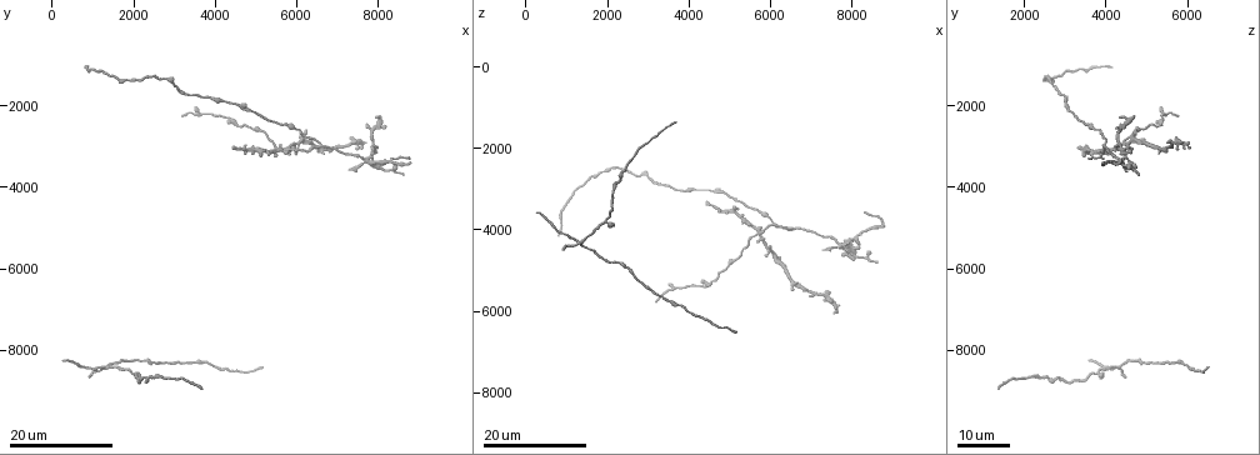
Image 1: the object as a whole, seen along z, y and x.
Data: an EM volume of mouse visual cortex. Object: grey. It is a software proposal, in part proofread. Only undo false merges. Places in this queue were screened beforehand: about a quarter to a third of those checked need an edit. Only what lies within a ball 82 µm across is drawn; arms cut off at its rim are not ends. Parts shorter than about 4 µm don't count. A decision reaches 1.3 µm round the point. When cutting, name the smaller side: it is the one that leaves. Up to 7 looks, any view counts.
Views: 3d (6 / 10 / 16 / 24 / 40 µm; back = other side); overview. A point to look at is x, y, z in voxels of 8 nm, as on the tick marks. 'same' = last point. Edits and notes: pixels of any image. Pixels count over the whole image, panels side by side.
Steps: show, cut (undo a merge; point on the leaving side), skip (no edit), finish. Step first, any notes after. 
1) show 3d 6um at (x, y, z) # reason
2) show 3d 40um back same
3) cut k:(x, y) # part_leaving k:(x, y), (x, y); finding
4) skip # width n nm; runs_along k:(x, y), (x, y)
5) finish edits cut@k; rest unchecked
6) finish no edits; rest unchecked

show 3d 16um at (7850, 3500, 4350)

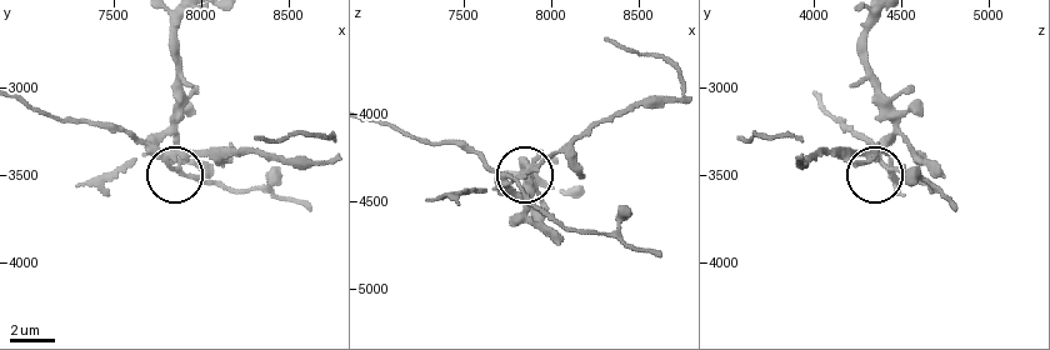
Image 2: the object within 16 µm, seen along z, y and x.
show 3d 10um at (7820, 3420, 4400) # closer look

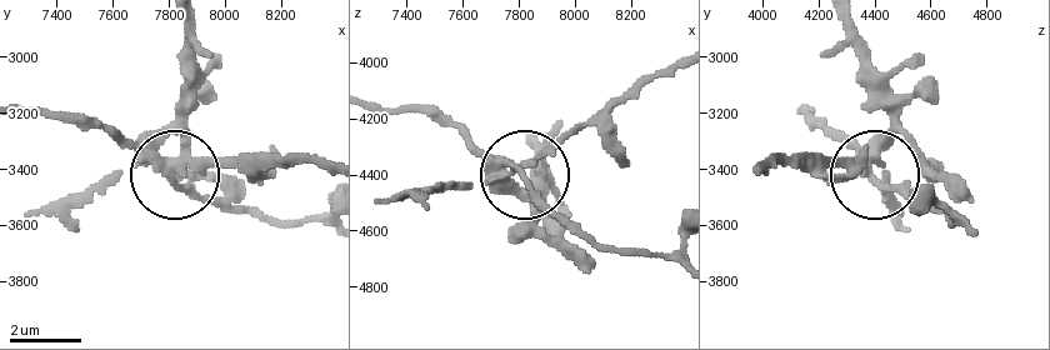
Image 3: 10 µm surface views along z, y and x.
cut 3:(208, 158) # part_leaving 3:(168, 164), (326, 164); a second neuron is stuck on

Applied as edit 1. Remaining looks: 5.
show 3d 24um at (5750, 2500, 3550) # thick turns thin

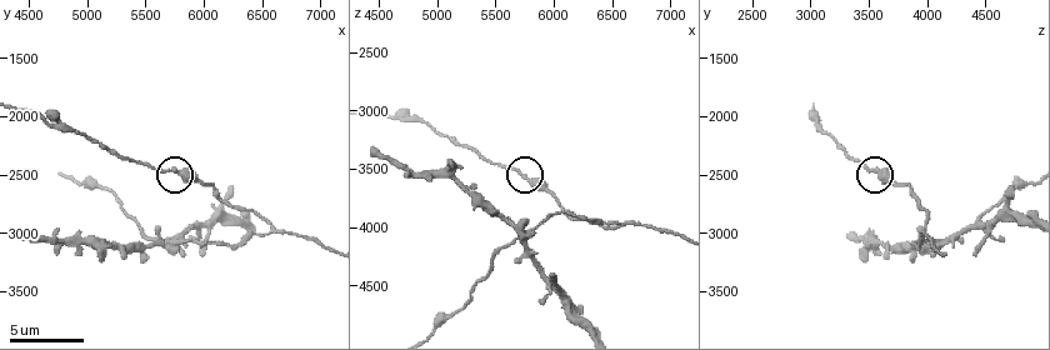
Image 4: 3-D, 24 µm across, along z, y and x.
show 3d 6um at (5720, 2460, 3540)

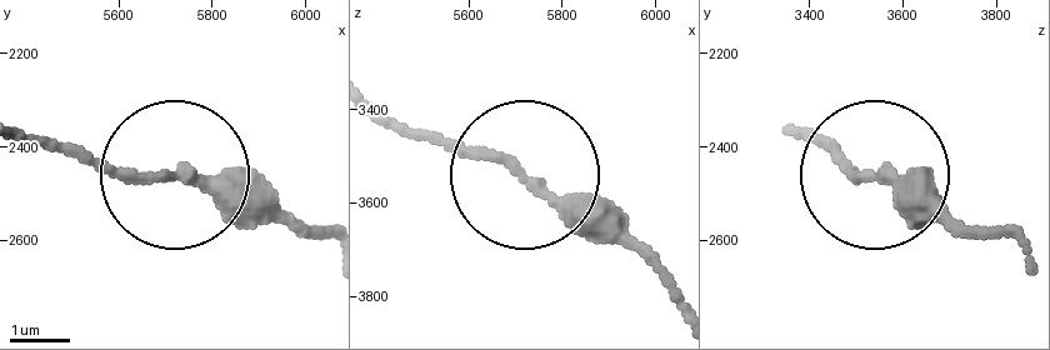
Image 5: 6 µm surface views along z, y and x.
skip # runs_along 5:(995, 233), (935, 218), (806, 143); one neuron here

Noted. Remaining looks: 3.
show 3d 16um at (5800, 3150, 4000) # looks like a crossing

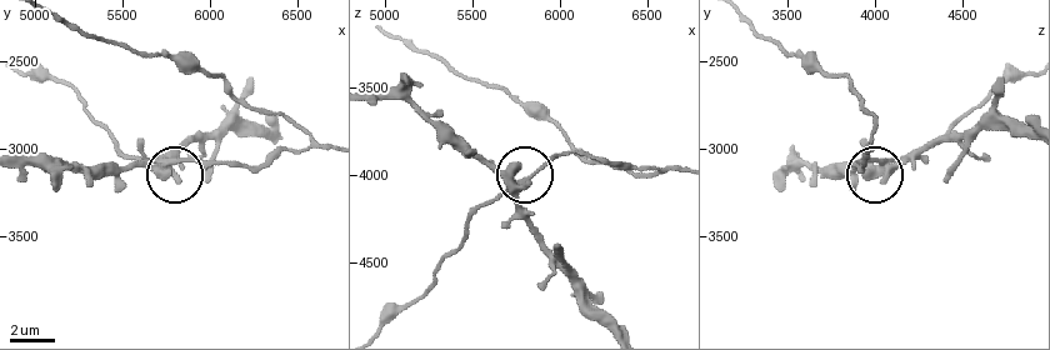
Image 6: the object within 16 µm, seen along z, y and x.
show 3d 6um at (5760, 3080, 4040) # zoom in

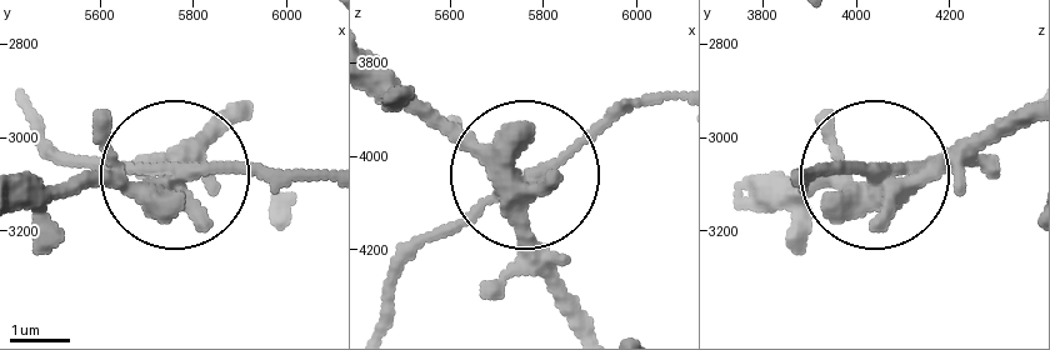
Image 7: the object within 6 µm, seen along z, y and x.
skip # runs_along 7:(584, 315), (524, 186), (440, 136), (370, 66); all the same neuron

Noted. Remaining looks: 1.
finish edits cut@3; rest unchecked

